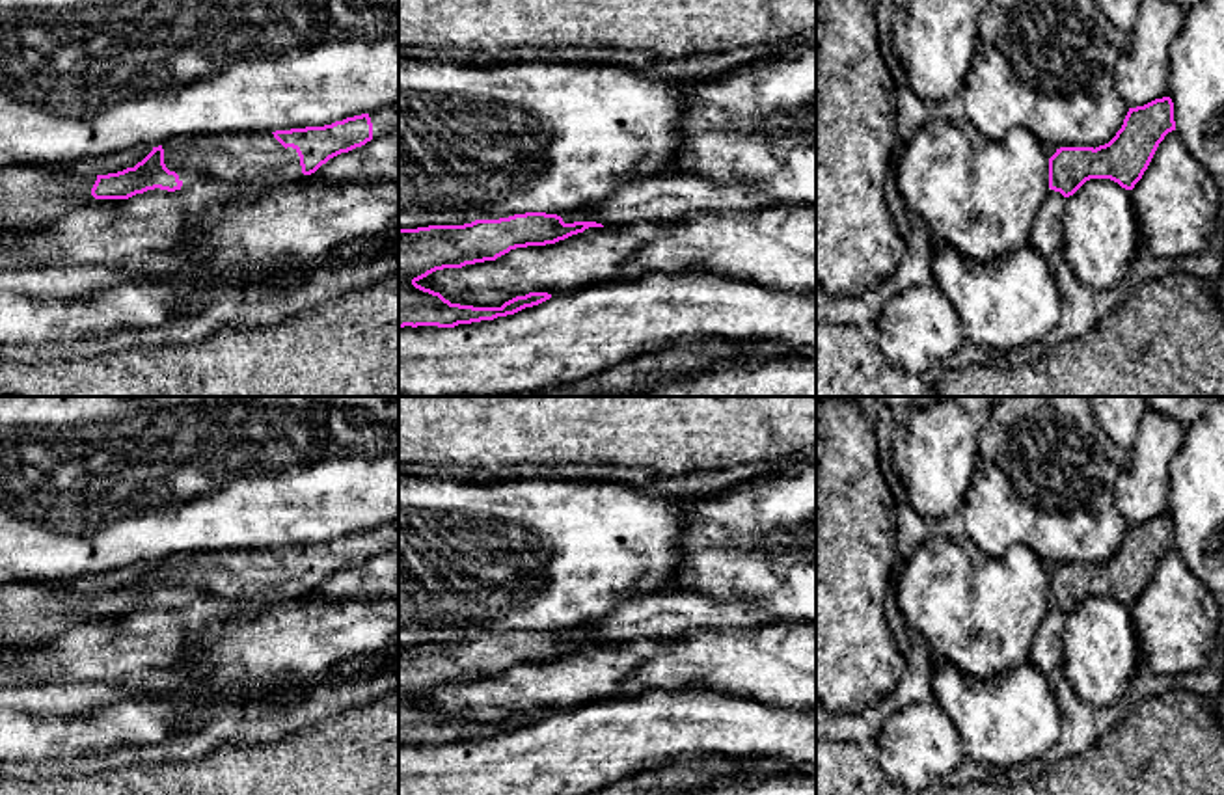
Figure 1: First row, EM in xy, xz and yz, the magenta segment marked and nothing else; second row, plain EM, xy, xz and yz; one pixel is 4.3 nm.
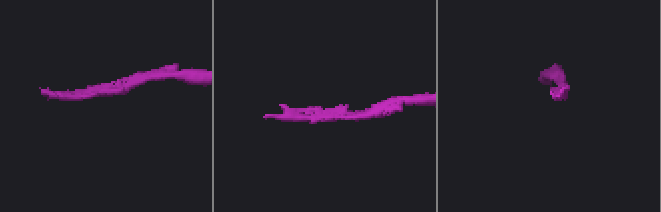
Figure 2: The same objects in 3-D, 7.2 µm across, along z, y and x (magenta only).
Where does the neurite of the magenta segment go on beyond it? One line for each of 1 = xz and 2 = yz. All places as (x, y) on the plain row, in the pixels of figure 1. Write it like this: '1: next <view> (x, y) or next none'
1: next none
2: next none

